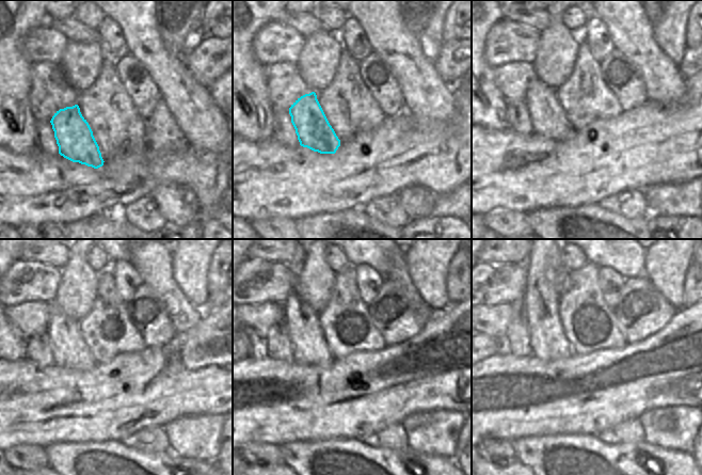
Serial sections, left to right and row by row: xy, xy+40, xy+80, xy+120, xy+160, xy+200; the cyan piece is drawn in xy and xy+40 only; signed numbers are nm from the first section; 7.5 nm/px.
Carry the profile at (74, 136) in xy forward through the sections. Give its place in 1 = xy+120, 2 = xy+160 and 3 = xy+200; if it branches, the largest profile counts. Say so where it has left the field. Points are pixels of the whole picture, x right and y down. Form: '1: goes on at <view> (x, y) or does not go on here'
1: goes on at xy+120 (69, 350)
2: goes on at xy+160 (308, 345)
3: goes on at xy+200 (547, 339)

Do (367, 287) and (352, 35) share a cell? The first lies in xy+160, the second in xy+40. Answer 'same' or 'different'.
same

